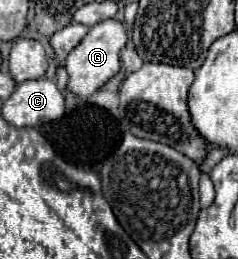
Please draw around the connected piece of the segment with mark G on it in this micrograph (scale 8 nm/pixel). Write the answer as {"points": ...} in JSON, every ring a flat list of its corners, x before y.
{"points":[[106,19,102,23,96,23,94,29,90,29,86,37,78,43,78,47,74,47,74,51,66,57,64,67,70,75,68,89,80,95,82,99,90,97,96,89,100,89,110,77,114,77,120,71,120,49,124,49,126,41,128,41,128,33,122,21]]}

